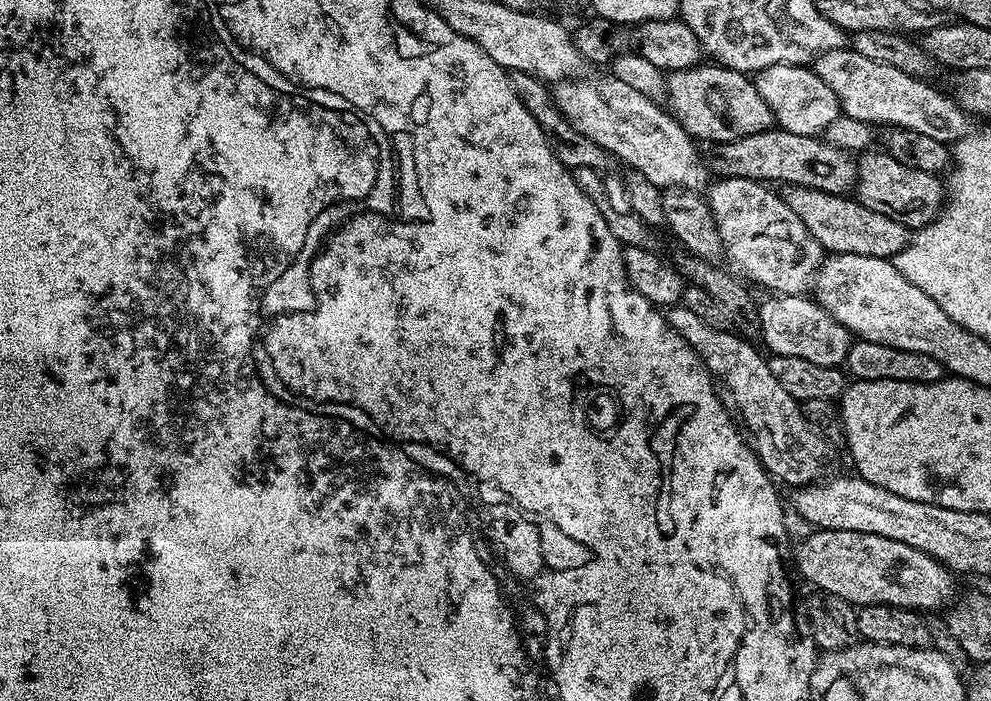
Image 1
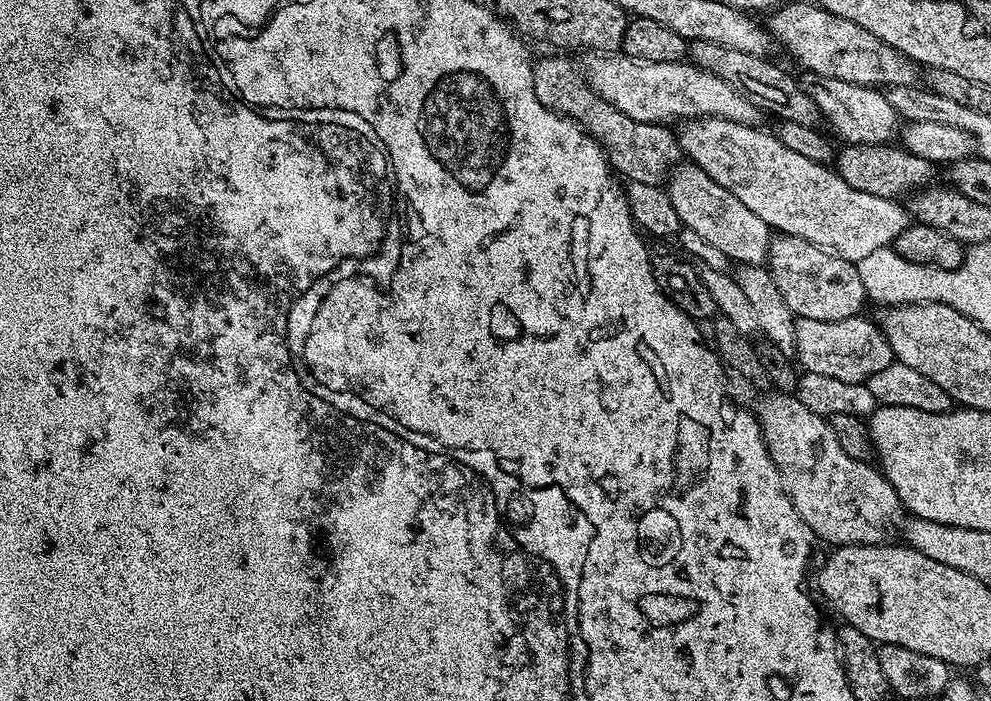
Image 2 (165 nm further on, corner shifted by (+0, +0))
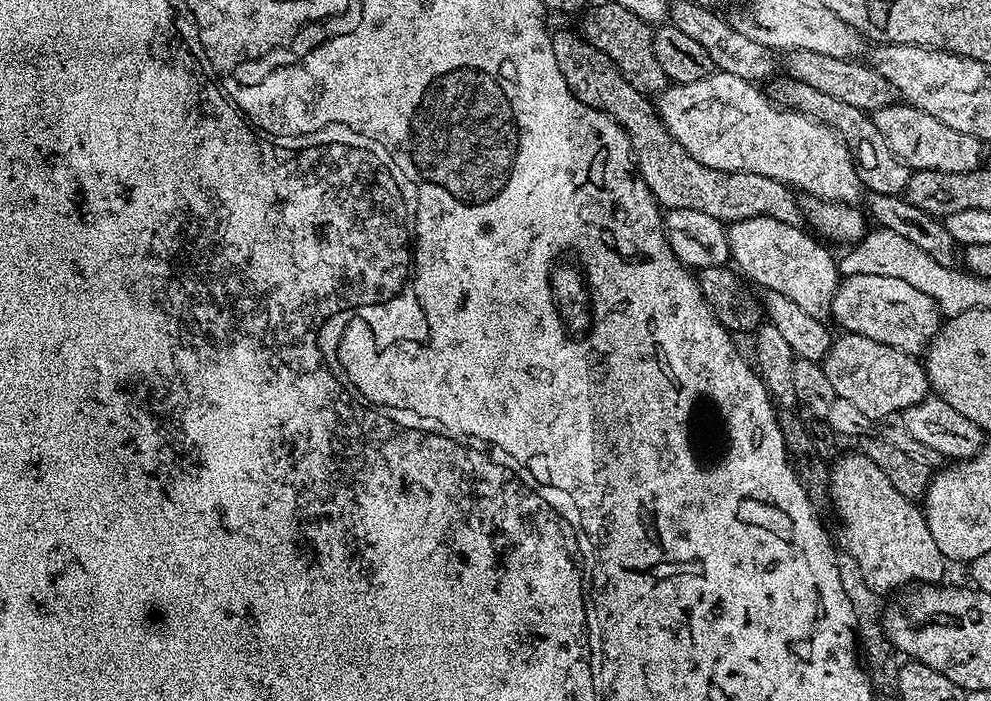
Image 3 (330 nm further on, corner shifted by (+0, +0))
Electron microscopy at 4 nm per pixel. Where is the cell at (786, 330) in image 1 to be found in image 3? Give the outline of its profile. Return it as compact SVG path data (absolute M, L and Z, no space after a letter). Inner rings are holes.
M844 332L833 339L824 355L822 367L837 397L858 406L862 414L877 422L895 417L892 416L895 412L896 415L903 413L904 409L914 406L930 392L924 365L915 355L853 332Z

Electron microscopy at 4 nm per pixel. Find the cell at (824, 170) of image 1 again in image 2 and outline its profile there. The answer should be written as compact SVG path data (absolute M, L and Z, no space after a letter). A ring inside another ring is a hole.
M892 142L844 144L839 149L834 164L846 186L854 186L854 190L862 190L862 194L878 194L878 198L887 200L899 201L911 193L927 189L933 183L933 164L926 158L918 158L918 154L910 154L903 146Z

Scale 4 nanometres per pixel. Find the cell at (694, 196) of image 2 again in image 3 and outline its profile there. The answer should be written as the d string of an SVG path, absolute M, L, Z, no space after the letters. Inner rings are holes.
M769 216L733 220L727 229L731 263L753 285L761 284L761 289L786 295L818 320L824 320L831 313L832 295L838 283L838 260L823 248L825 245L811 231Z

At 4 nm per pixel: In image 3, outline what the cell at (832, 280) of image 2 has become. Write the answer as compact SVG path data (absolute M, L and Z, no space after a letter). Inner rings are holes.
M854 274L853 276L845 276L836 285L836 293L832 295L831 319L836 319L836 324L840 330L844 332L853 332L862 338L874 338L874 342L882 342L886 346L894 346L909 354L920 354L927 349L928 341L935 334L942 323L942 313L940 308L934 302L934 298L930 298L930 294L926 294L922 290L918 290L915 284L910 282L902 282L902 278L886 278L882 274Z

